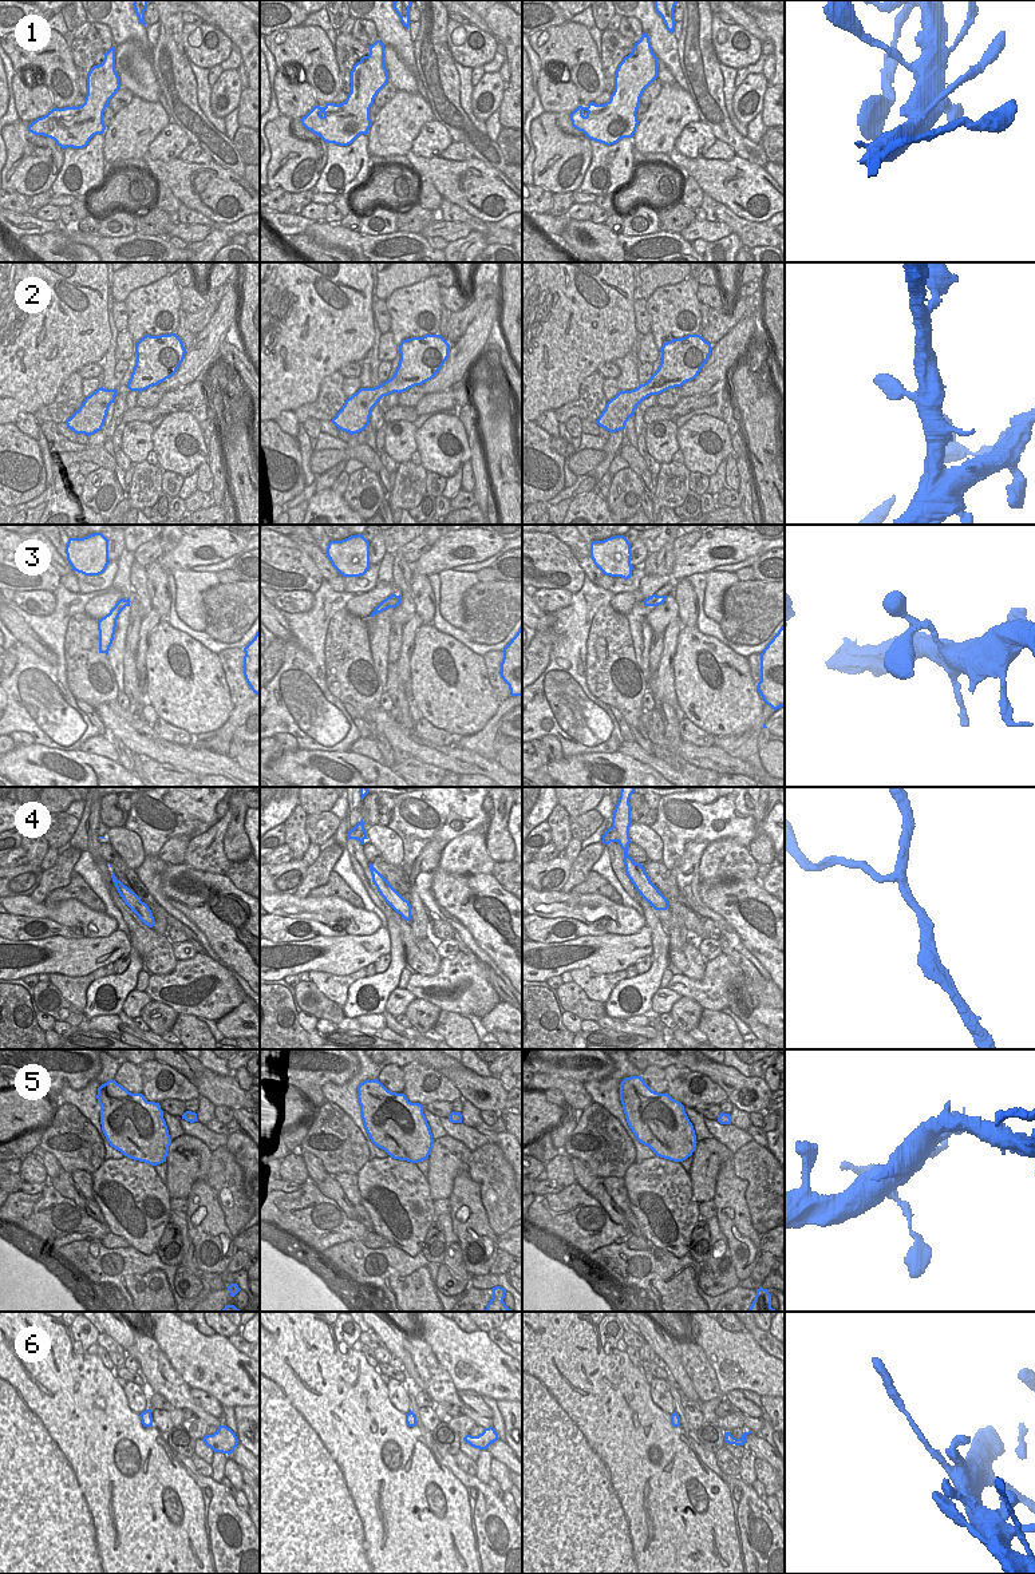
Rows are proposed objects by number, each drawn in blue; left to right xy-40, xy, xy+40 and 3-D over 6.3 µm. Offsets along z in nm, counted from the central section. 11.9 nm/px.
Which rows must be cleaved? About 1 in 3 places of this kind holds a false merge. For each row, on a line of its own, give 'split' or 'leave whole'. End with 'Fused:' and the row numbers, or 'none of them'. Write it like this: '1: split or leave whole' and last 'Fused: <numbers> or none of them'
1: split
2: leave whole
3: leave whole
4: split
5: split
6: leave whole
Fused: 1, 4, 5

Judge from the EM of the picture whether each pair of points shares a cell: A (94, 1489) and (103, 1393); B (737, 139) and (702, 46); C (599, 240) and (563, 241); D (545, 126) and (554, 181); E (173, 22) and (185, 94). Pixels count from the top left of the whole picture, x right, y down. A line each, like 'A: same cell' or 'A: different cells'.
A: same cell
B: same cell
C: same cell
D: same cell
E: same cell

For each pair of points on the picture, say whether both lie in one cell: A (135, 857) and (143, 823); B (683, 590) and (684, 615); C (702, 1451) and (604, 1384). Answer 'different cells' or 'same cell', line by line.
A: different cells
B: same cell
C: different cells

